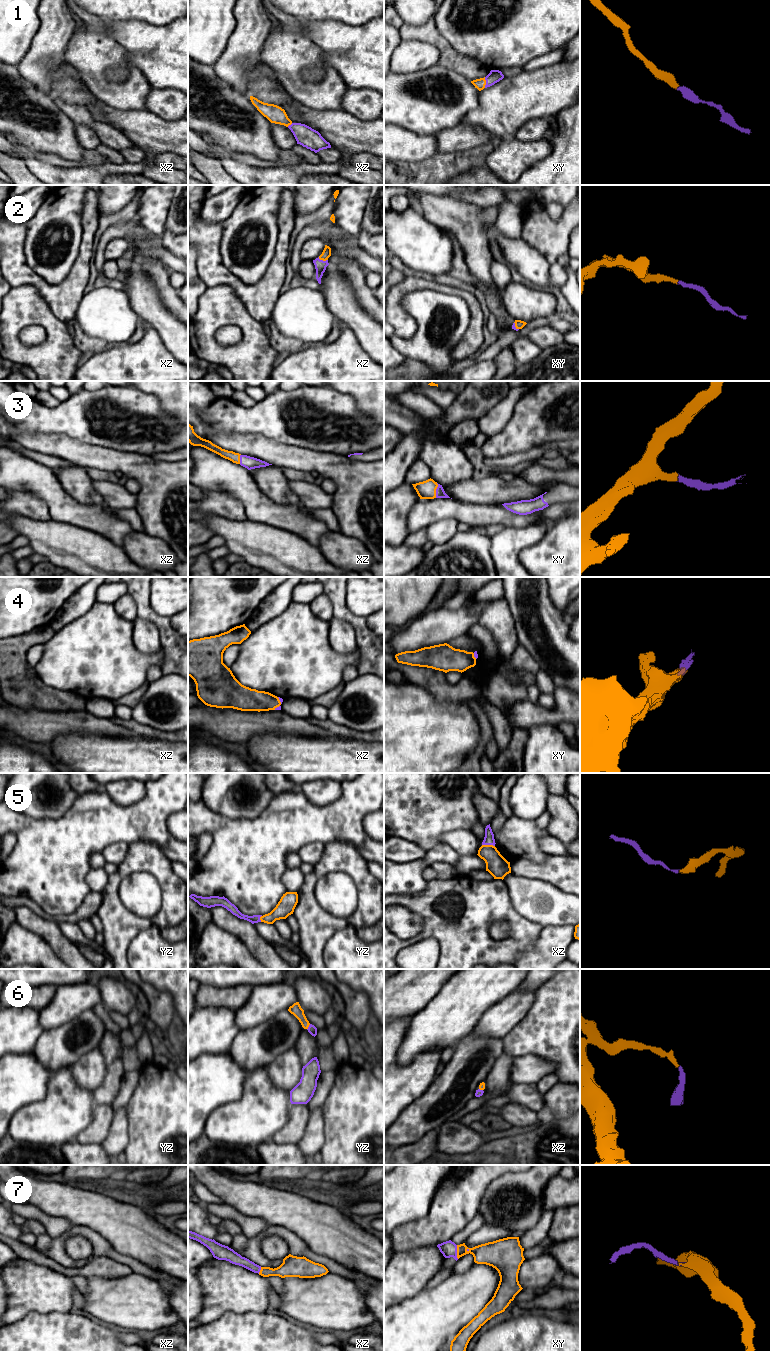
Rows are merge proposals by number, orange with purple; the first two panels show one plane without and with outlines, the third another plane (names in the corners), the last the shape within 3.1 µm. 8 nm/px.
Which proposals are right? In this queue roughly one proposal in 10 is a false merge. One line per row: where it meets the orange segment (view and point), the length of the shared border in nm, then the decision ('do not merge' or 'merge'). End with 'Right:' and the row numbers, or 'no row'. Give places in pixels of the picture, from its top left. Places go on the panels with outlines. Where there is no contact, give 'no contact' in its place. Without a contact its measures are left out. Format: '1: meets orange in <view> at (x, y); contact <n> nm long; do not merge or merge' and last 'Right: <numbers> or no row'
1: meets orange in xy at (485, 82); contact 90 nm long; merge
2: meets orange in xz at (323, 260); contact 80 nm long; merge
3: meets orange in xy at (435, 490); contact 120 nm long; merge
4: meets orange in xz at (279, 700); contact 70 nm long; merge
5: meets orange in xz at (488, 845); contact 110 nm long; merge
6: meets orange in yz at (308, 1026); contact 50 nm long; merge
7: meets orange in xy at (457, 1252); contact 110 nm long; merge
Right: 1, 2, 3, 4, 5, 6, 7

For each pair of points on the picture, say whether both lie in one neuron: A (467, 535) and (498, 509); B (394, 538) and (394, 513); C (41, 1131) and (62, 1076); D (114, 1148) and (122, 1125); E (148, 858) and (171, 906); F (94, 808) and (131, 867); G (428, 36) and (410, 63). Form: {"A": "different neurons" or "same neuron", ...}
{"A": "different neurons", "B": "same neuron", "C": "same neuron", "D": "same neuron", "E": "same neuron", "F": "different neurons", "G": "different neurons"}

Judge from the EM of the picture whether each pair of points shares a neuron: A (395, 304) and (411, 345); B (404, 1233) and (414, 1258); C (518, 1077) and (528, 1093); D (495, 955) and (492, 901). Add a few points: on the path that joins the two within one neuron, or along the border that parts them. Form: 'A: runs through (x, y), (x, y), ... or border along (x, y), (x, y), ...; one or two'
A: border along (410, 315), (416, 331), (409, 338), (400, 338); two
B: border along (434, 1244), (419, 1246), (405, 1251), (394, 1251); two
C: border along (514, 1083), (536, 1084); two
D: runs through (481, 943), (481, 915); one

